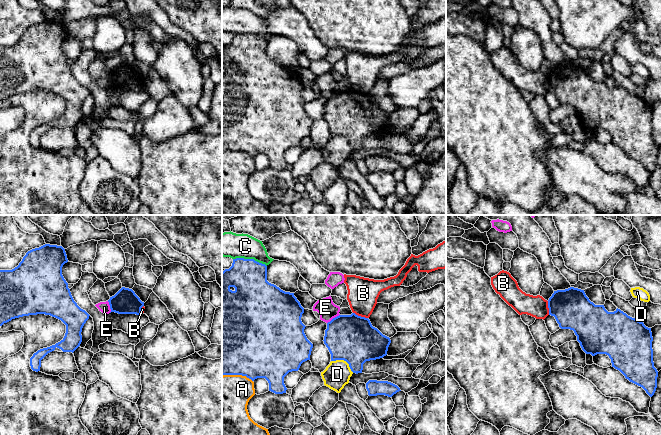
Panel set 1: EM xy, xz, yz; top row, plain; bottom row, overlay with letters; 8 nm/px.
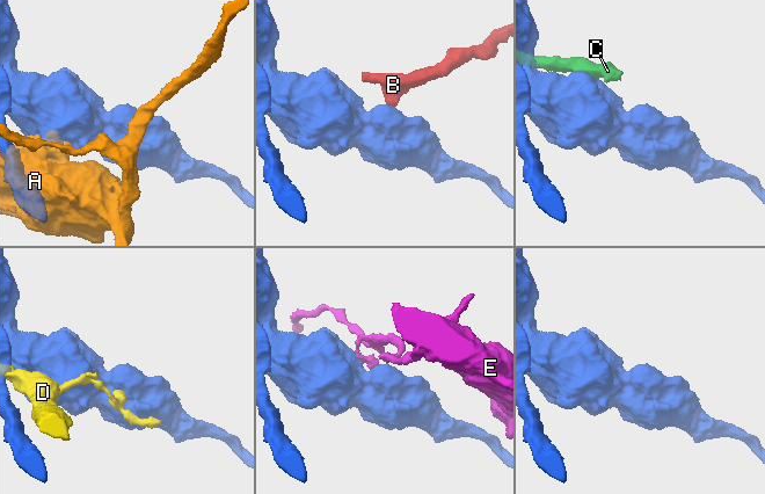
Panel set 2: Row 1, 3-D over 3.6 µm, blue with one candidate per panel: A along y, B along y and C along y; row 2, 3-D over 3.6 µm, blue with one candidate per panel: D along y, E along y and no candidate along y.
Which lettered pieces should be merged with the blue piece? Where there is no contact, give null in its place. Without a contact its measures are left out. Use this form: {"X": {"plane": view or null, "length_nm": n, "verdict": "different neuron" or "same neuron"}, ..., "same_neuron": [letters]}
{"A": {"plane": "xz", "length_nm": 260, "verdict": "different neuron"}, "B": {"plane": "xz", "length_nm": 130, "verdict": "different neuron"}, "C": {"plane": "xz", "length_nm": 280, "verdict": "different neuron"}, "D": {"plane": "xz", "length_nm": 200, "verdict": "different neuron"}, "E": {"plane": "xz", "length_nm": 130, "verdict": "different neuron"}, "same_neuron": []}

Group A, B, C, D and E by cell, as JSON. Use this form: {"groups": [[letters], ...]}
{"groups": [["A"], ["B", "C"], ["D"], ["E"]]}

